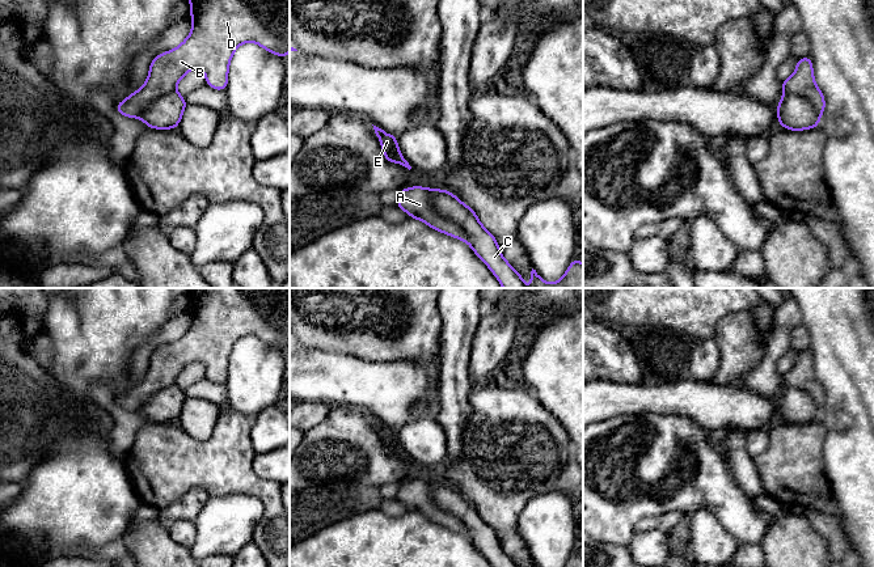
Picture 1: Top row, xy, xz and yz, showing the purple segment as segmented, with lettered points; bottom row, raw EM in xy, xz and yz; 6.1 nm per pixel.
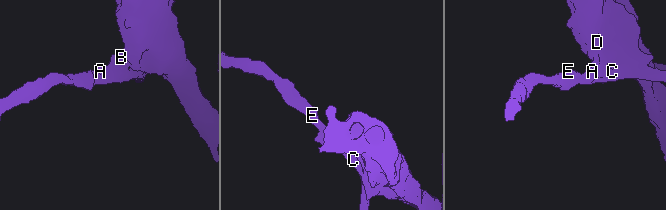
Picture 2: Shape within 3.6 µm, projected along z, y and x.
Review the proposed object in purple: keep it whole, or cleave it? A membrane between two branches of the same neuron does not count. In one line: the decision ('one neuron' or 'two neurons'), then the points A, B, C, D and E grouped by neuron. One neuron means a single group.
two neurons; A B D / C E

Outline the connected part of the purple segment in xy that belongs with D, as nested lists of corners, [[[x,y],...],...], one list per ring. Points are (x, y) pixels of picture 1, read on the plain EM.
[[[190,288],[189,299],[190,329],[177,342],[155,350],[145,377],[115,397],[119,407],[139,411],[157,392],[176,385],[178,375],[194,361],[206,367],[206,378],[225,384],[231,352],[242,337],[254,335],[282,352],[290,346],[290,288]]]

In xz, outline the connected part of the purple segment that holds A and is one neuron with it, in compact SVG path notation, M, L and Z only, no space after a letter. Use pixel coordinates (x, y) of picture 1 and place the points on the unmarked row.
M422 479L401 482L396 499L411 512L418 512L435 524L468 536L465 524L434 502L430 482Z

